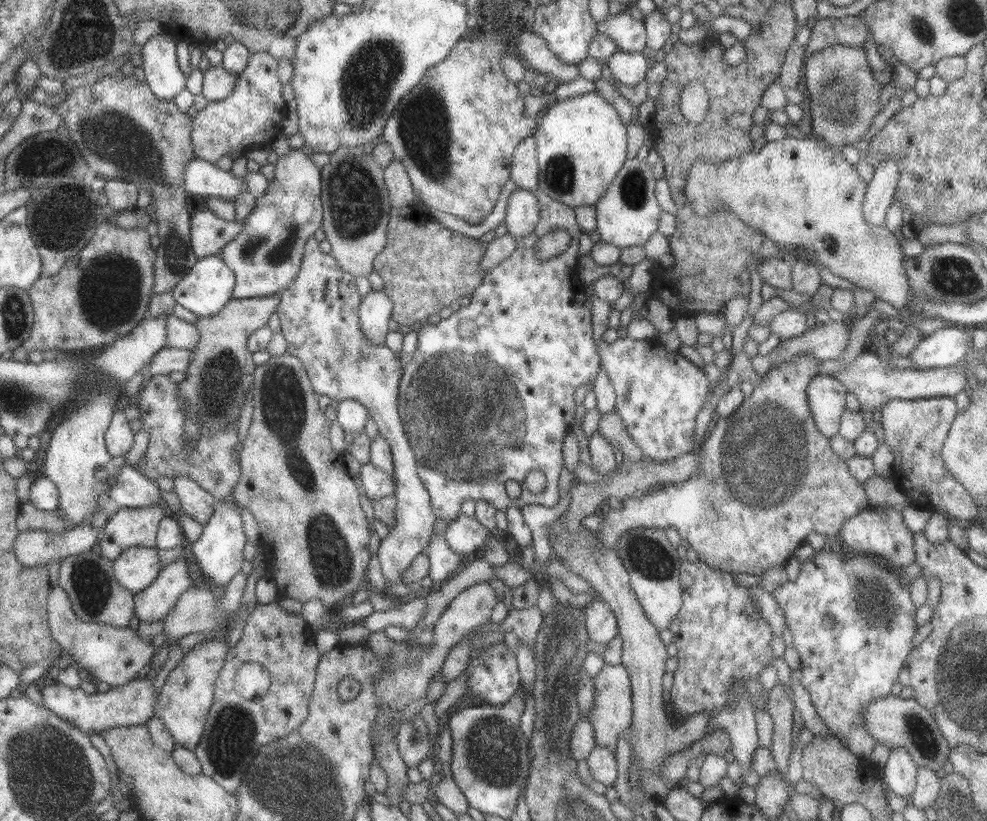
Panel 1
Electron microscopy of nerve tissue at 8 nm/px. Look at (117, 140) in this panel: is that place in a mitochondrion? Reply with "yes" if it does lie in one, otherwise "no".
yes

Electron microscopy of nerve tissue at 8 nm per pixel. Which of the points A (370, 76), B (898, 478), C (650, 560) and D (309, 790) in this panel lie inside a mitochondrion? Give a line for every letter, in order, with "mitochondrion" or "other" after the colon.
A: mitochondrion
B: other
C: mitochondrion
D: mitochondrion

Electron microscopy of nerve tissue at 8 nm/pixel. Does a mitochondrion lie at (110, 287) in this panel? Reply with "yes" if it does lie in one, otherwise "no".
yes

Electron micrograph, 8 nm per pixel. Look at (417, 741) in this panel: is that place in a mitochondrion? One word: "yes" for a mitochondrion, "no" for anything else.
yes

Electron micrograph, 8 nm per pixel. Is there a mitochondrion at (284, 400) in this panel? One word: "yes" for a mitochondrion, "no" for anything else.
yes

